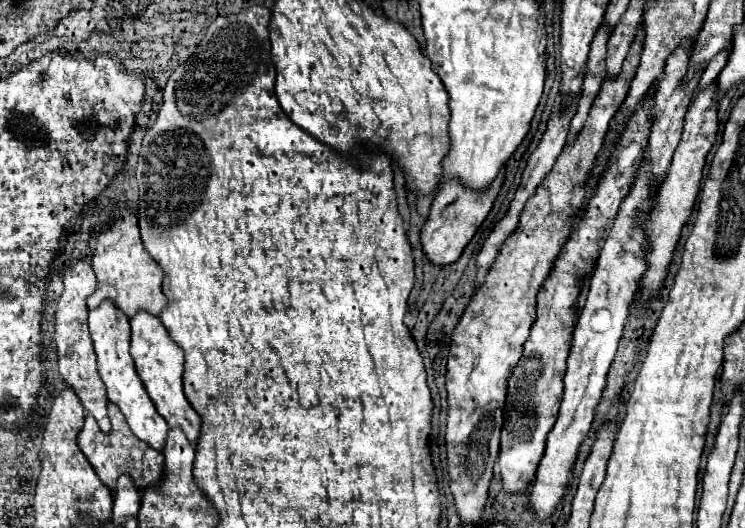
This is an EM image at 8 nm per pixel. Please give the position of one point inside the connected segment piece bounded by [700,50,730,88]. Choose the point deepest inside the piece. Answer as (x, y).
(719, 62)

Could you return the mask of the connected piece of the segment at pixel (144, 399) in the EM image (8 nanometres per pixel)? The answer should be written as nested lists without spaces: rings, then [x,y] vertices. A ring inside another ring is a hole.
[[[106,300],[96,310],[90,310],[88,326],[90,326],[90,336],[92,336],[92,342],[94,342],[94,350],[96,350],[98,374],[102,378],[102,382],[106,384],[108,400],[120,408],[120,412],[124,414],[128,426],[130,426],[130,430],[142,442],[146,442],[154,450],[162,452],[170,428],[168,428],[166,420],[156,412],[146,388],[142,386],[142,380],[136,374],[134,360],[132,360],[132,356],[128,352],[128,348],[130,348],[130,324],[128,324],[128,318],[114,306],[112,300]]]

